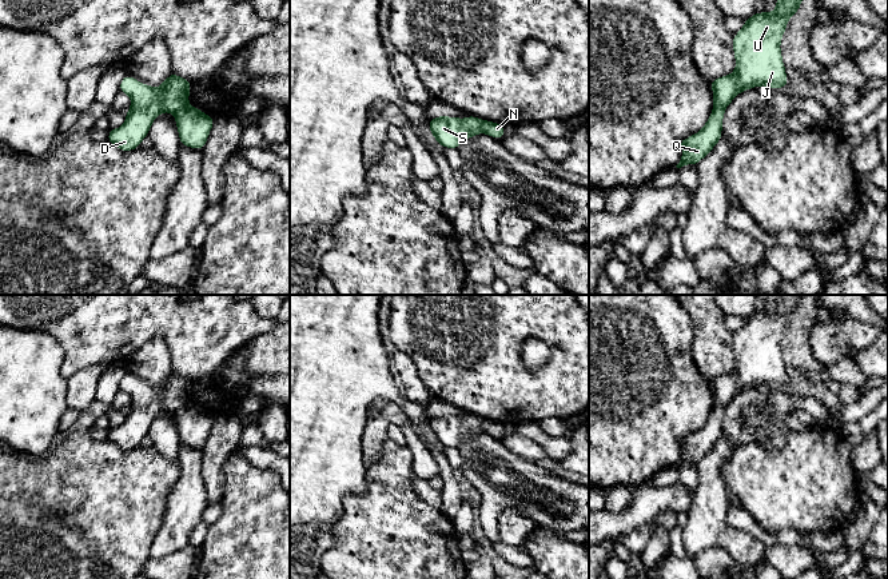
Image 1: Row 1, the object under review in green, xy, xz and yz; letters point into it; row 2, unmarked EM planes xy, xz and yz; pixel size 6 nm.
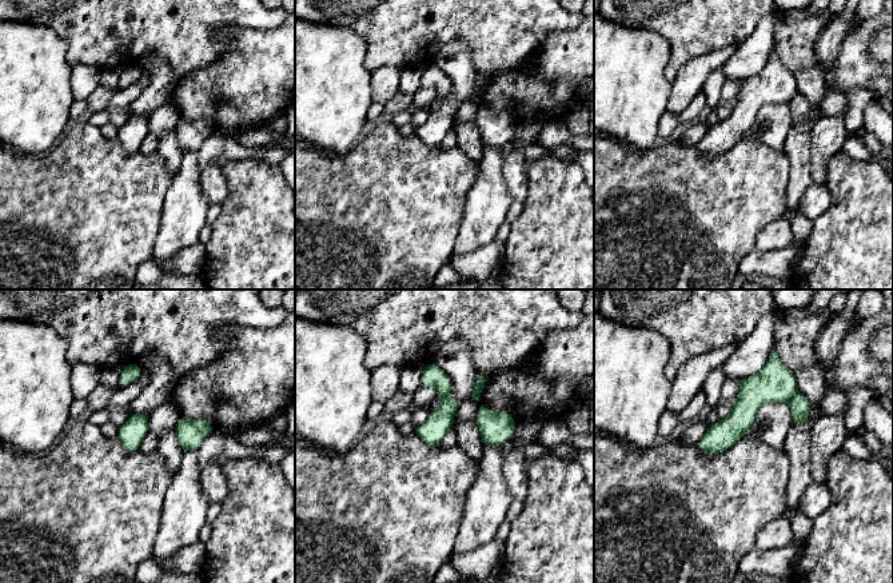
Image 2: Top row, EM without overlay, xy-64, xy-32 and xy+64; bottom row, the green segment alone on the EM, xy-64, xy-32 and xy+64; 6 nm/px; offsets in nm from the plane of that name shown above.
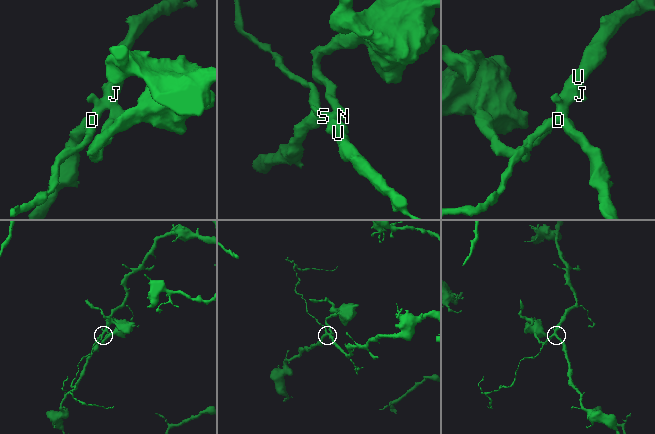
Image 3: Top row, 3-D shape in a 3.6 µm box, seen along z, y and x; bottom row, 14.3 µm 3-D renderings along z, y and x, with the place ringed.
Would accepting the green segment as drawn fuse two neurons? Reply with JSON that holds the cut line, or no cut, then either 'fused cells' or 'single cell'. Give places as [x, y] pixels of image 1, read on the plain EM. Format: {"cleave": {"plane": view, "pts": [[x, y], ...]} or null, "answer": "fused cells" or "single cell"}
{"cleave": {"plane": "xy", "pts": [[186, 402], [174, 412]]}, "answer": "fused cells"}

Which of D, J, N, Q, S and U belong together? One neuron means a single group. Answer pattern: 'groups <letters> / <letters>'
groups D J S U / N Q

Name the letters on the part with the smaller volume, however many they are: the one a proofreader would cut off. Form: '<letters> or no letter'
N, Q

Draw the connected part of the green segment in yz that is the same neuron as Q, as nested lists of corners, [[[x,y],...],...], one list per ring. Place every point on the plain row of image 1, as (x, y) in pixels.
[[[714,404],[706,423],[697,432],[678,439],[682,455],[677,467],[686,463],[697,464],[714,447],[721,439],[724,412],[725,407]]]

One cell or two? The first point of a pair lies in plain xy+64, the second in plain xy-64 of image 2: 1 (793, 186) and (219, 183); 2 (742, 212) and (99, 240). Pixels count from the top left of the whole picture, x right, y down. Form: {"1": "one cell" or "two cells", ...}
{"1": "two cells", "2": "one cell"}

